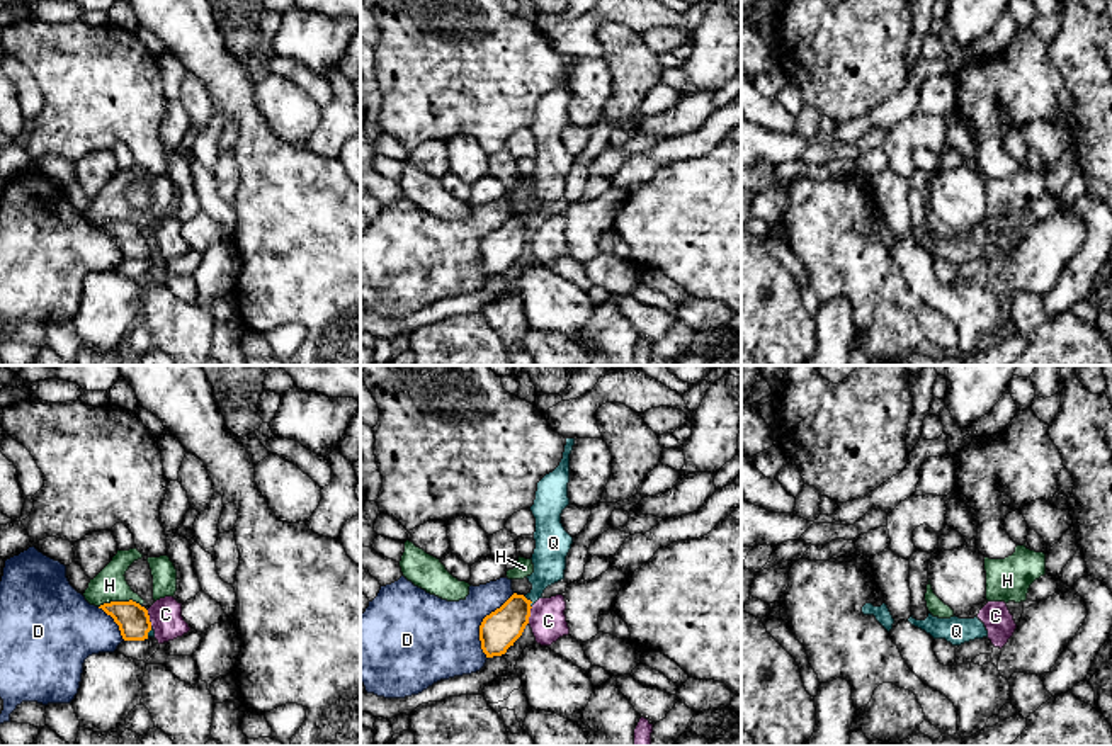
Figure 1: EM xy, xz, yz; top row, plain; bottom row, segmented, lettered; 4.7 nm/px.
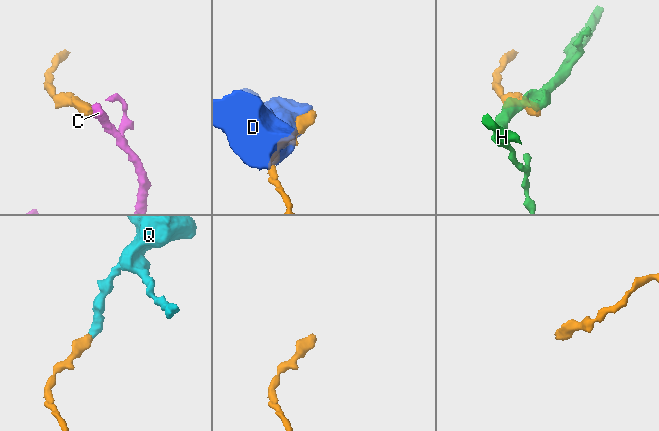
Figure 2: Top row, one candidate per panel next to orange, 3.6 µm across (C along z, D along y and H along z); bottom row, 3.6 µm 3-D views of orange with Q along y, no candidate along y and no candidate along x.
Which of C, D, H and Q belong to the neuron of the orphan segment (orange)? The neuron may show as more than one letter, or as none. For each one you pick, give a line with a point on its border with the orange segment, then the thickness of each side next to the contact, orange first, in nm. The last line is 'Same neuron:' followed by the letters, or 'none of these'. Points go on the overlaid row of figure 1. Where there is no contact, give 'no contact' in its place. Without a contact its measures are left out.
Q: meets orange in xz at (531, 602); 180 nm thick on the orange side, 160 nm on the other
Same neuron: Q

